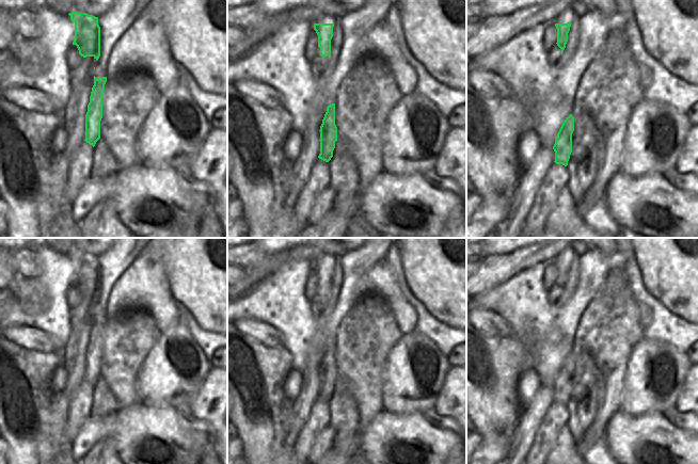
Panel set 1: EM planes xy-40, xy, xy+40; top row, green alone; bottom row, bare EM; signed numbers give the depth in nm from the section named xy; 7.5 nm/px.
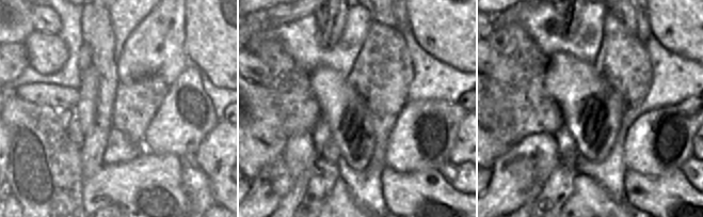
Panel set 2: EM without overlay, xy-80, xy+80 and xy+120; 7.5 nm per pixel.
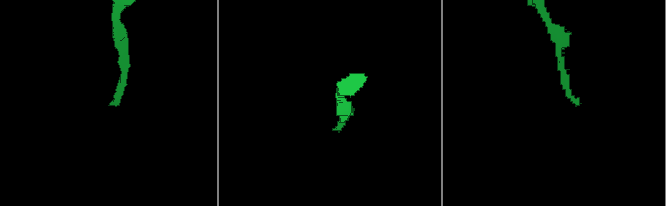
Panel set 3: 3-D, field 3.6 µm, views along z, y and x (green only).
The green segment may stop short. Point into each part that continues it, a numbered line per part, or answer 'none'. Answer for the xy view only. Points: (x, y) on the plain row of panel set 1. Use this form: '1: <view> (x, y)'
none

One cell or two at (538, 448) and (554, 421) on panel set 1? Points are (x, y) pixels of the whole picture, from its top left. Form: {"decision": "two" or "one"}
{"decision": "one"}

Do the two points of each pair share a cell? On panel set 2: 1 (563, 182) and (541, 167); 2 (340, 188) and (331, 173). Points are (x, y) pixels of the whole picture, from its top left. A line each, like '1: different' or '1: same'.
1: different
2: different

